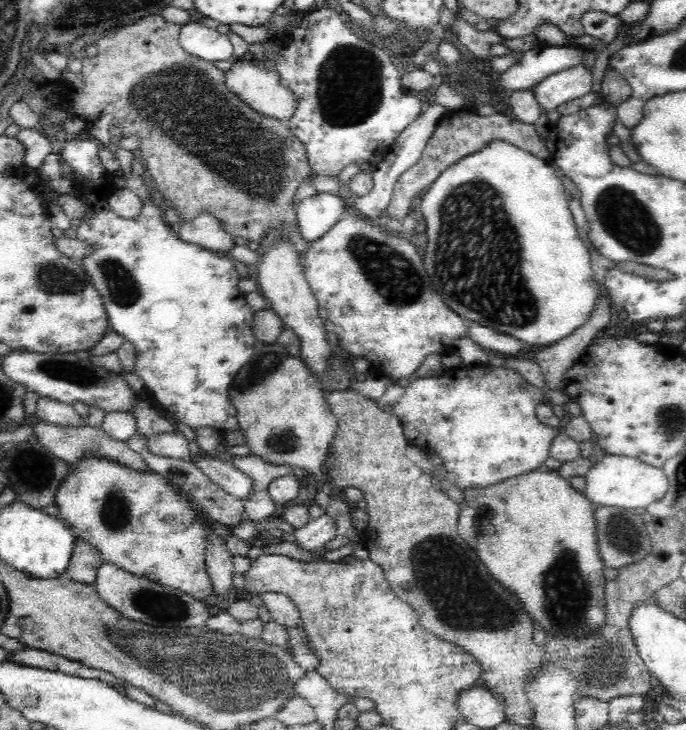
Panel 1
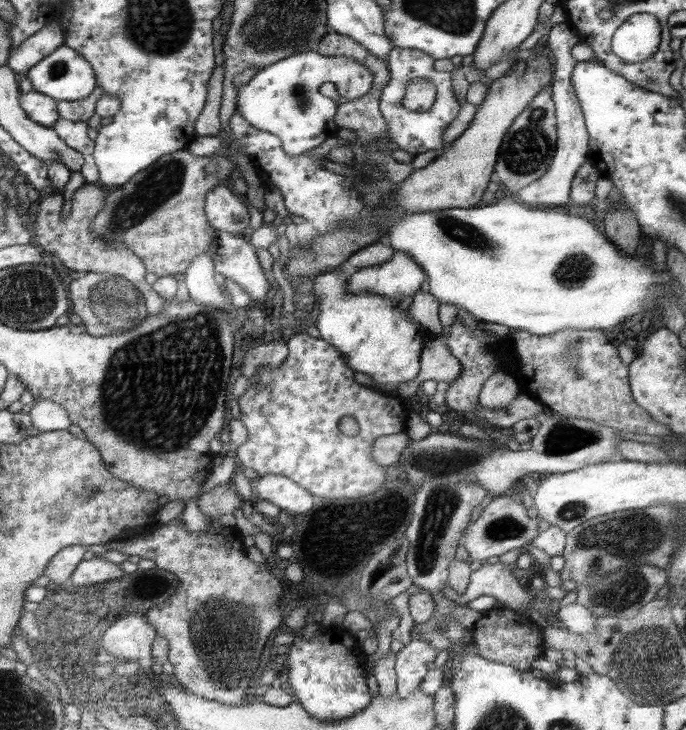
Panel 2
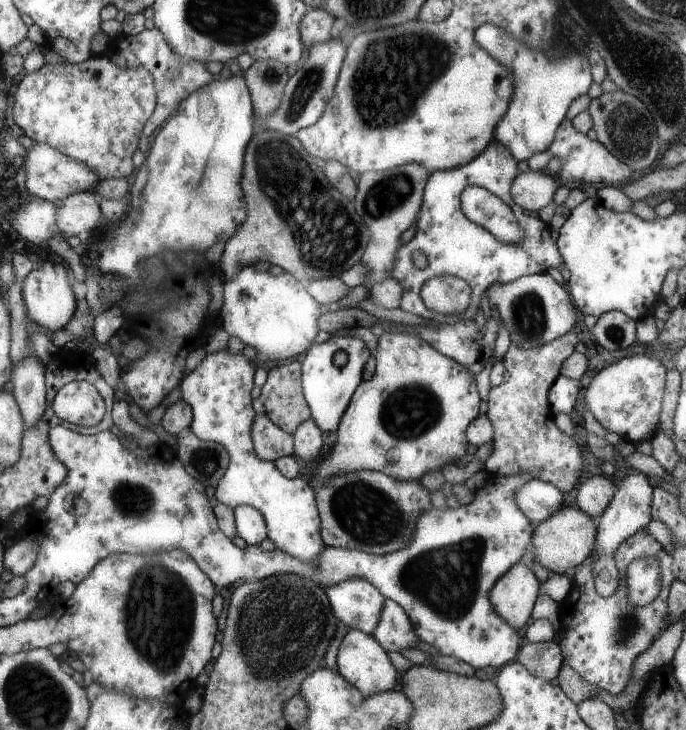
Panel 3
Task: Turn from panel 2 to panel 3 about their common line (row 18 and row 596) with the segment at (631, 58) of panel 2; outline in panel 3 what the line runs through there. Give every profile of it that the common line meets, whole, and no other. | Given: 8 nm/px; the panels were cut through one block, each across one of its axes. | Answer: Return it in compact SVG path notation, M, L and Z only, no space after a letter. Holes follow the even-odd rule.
M651 558L635 560L622 575L622 583L626 584L631 605L645 607L659 590L659 566Z

